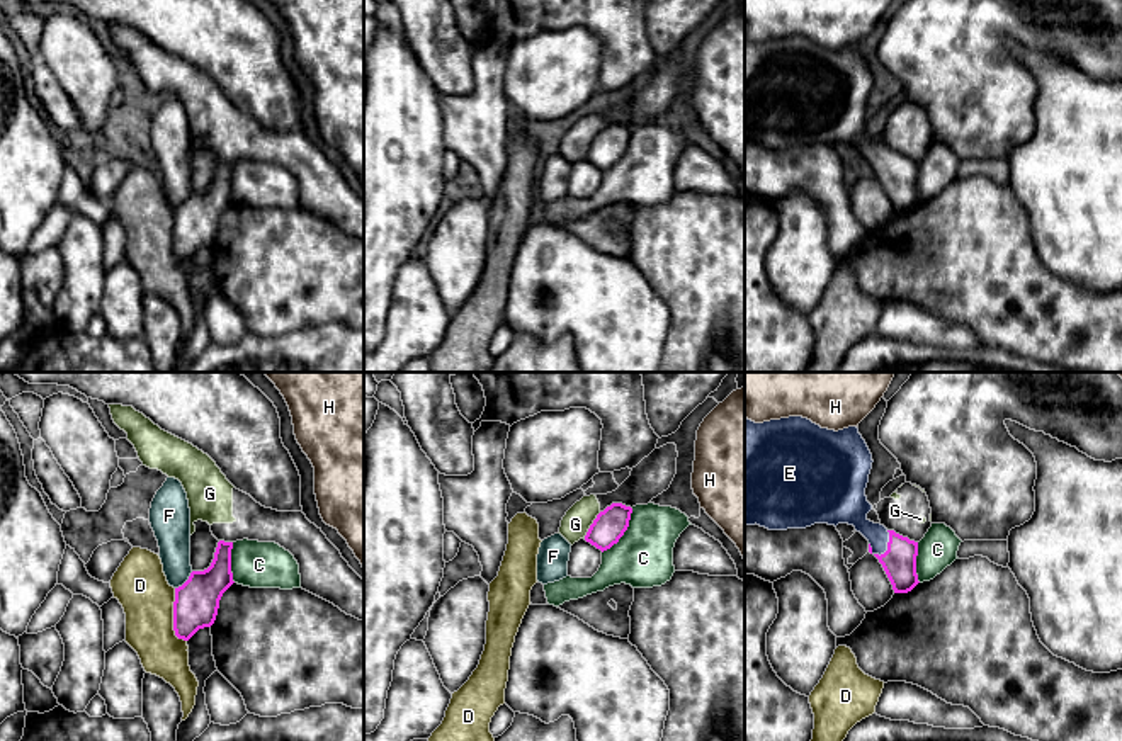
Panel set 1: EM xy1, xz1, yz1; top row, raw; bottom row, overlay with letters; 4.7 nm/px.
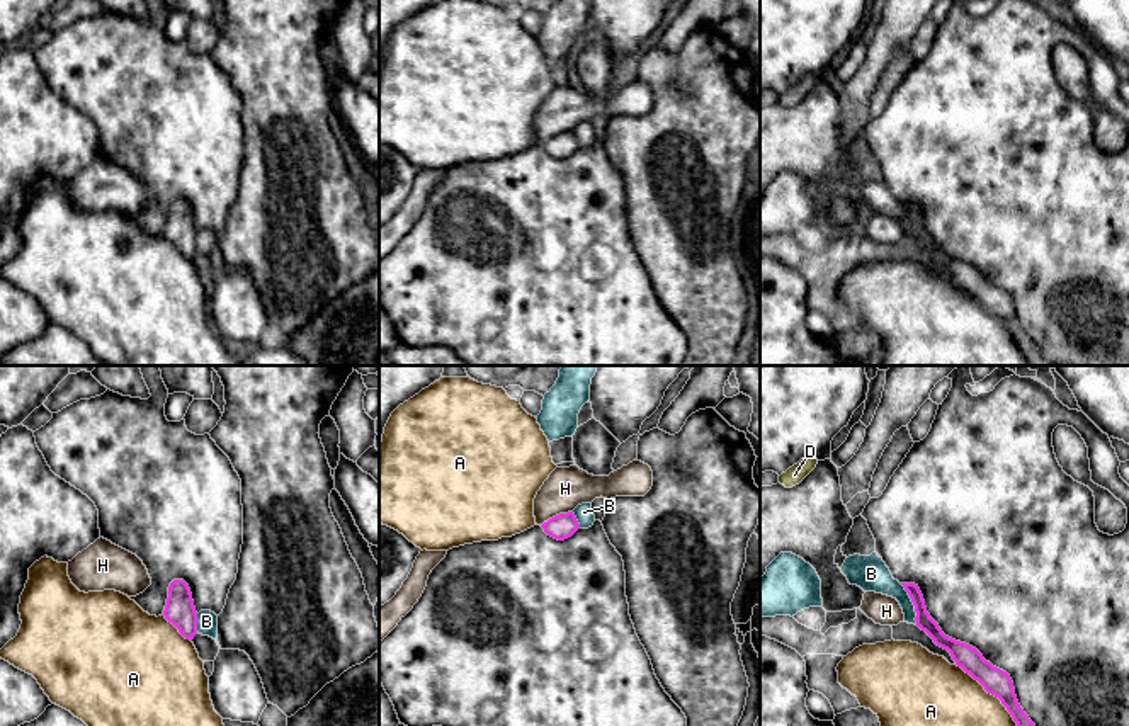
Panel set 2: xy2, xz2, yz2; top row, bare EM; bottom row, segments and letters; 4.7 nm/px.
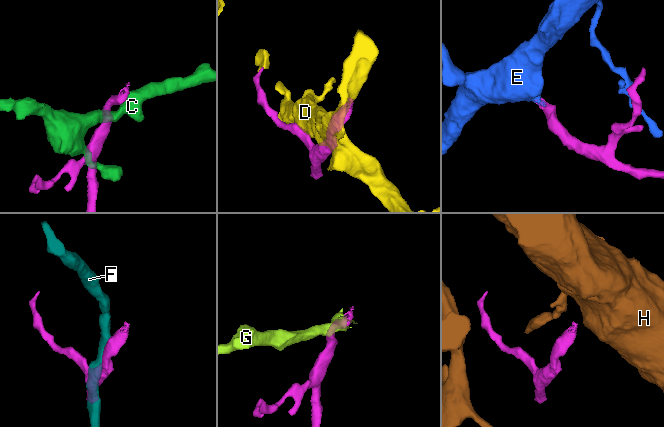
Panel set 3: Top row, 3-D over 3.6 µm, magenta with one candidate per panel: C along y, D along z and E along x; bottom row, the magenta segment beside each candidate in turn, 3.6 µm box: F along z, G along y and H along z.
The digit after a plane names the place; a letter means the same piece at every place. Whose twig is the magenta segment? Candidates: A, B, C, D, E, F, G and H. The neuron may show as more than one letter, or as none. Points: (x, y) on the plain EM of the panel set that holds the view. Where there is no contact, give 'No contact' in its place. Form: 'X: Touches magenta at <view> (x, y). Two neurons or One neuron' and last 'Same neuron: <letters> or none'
A: Touches magenta at yz2 (1000, 318). Two neurons
B: Touches magenta at yz2 (913, 223). Two neurons
C: Touches magenta at xz1 (624, 150). Two neurons
D: Touches magenta at xy1 (174, 237). Two neurons
E: Touches magenta at yz1 (888, 167). One neuron
F: Touches magenta at xy1 (186, 201). Two neurons
G: Touches magenta at xz1 (590, 145). Two neurons
H: Touches magenta at xz2 (556, 135). Two neurons
Same neuron: E

